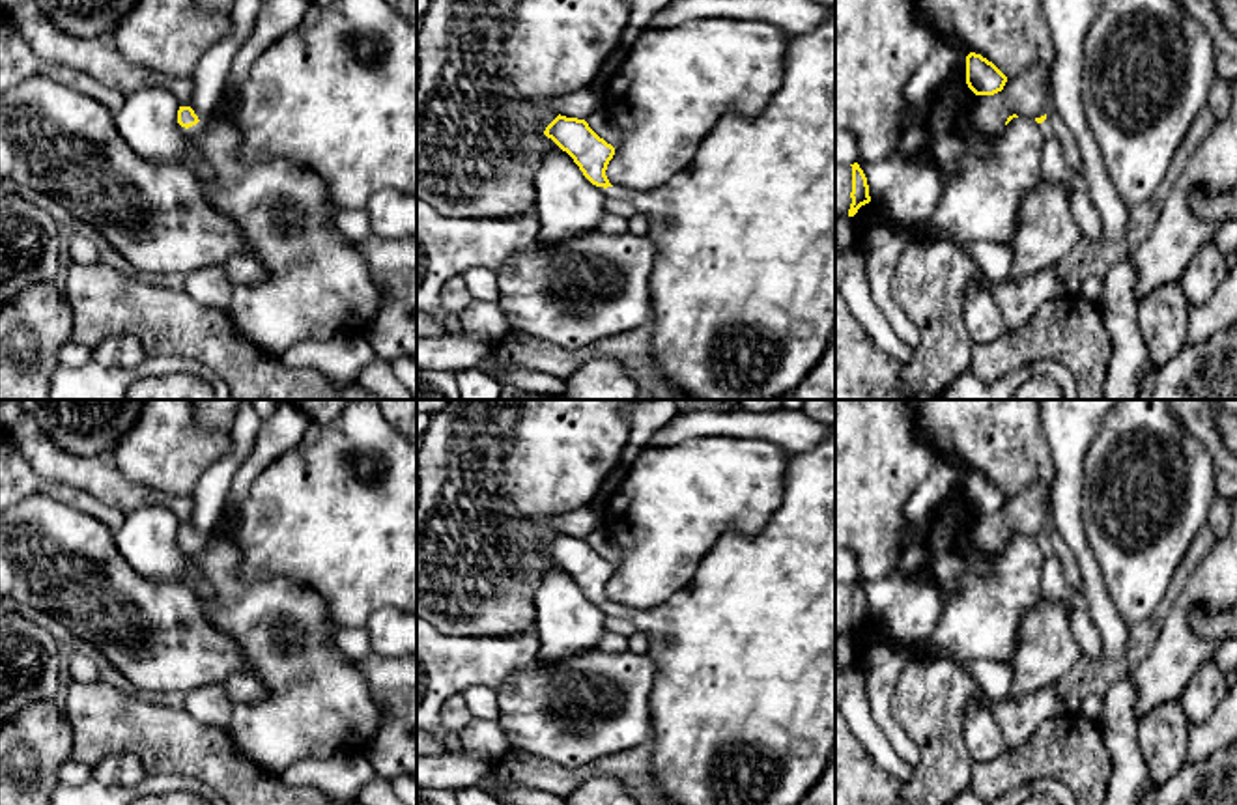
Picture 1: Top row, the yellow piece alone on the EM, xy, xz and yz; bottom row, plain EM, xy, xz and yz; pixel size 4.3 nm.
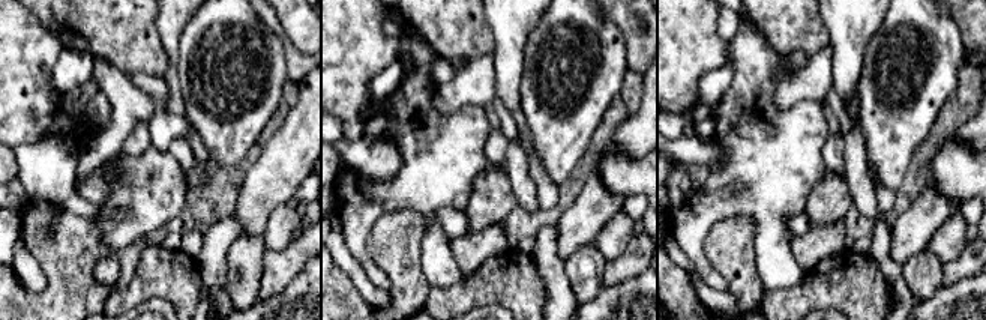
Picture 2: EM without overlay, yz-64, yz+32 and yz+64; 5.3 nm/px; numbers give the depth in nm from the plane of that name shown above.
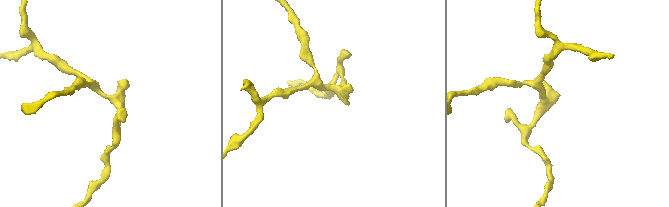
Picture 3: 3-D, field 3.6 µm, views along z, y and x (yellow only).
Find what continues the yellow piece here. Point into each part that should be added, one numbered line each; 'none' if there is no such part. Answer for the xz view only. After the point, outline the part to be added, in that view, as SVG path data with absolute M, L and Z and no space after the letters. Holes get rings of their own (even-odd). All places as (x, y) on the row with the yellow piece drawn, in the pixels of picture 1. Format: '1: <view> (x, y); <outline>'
1: xz (742, 286); M830 7L828 19L815 30L789 37L781 86L759 114L725 114L703 138L693 162L661 187L652 191L607 187L605 192L609 198L632 202L650 222L647 237L656 248L650 273L650 360L665 377L691 400L775 400L794 392L835 334L835 7Z

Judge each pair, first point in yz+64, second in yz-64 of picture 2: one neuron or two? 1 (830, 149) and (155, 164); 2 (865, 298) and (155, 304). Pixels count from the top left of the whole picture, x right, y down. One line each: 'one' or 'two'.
1: two
2: two

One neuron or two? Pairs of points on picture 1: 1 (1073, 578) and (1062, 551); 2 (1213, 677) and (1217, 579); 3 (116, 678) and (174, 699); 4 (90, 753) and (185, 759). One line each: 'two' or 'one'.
1: one
2: two
3: one
4: one

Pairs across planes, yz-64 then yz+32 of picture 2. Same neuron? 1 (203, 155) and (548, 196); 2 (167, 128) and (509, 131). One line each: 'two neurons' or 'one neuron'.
1: one neuron
2: two neurons

